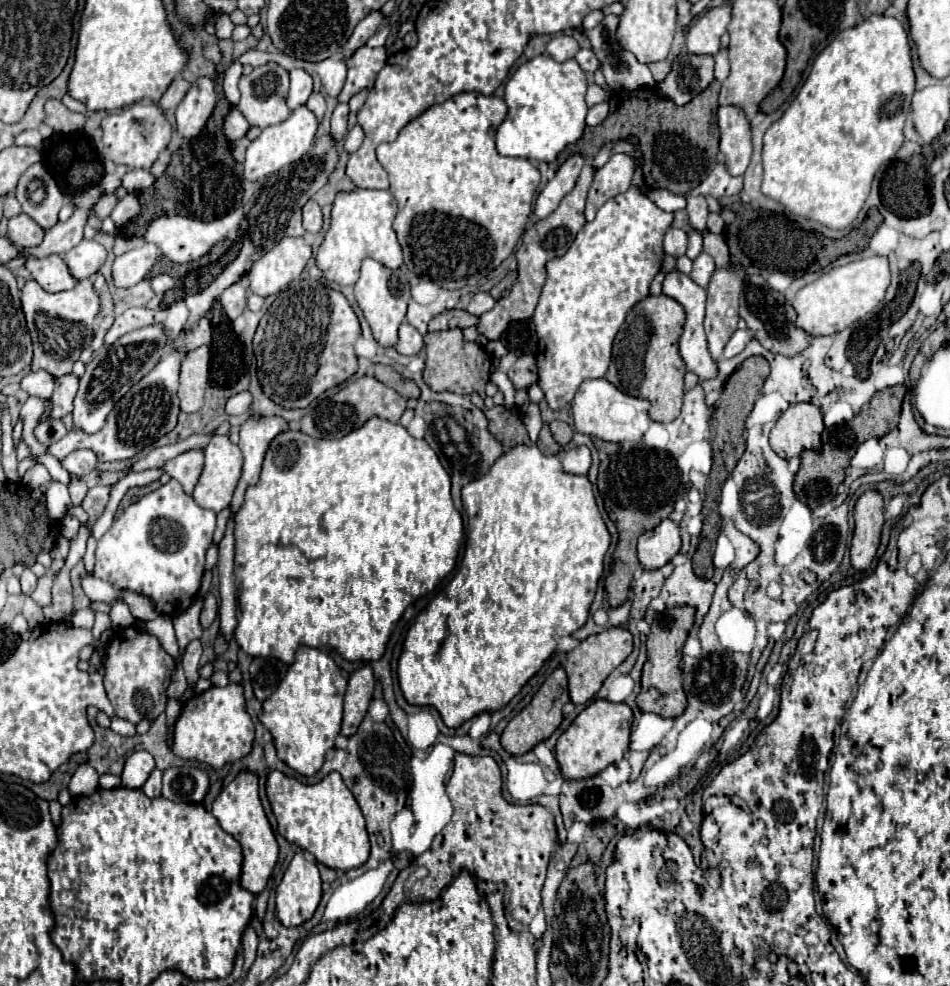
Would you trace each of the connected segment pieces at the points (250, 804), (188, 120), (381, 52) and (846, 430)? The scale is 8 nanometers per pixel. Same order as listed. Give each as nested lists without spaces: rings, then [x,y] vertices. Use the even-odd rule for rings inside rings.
[[[241,772],[227,788],[223,788],[223,792],[215,798],[213,806],[211,806],[211,814],[217,818],[219,826],[235,836],[235,840],[239,840],[241,844],[241,850],[243,850],[243,868],[241,868],[241,886],[253,894],[259,894],[273,868],[275,868],[275,862],[277,862],[277,856],[279,856],[279,846],[277,846],[277,840],[273,836],[273,830],[271,830],[271,824],[263,812],[263,806],[261,806],[261,800],[259,800],[259,780],[255,774],[251,772]]]
[[[199,76],[185,94],[185,98],[181,100],[181,104],[177,106],[175,118],[177,118],[179,134],[185,138],[197,136],[205,126],[207,118],[211,116],[215,102],[217,102],[217,94],[213,80],[209,76]]]
[[[361,46],[345,62],[349,72],[347,72],[347,82],[339,94],[339,102],[349,102],[349,98],[359,90],[371,88],[379,70],[387,64],[387,56],[385,48]]]
[[[891,386],[891,388],[879,390],[871,398],[871,406],[867,410],[863,408],[855,418],[851,418],[845,424],[823,430],[821,450],[801,452],[801,468],[795,474],[795,484],[793,484],[797,500],[807,504],[811,510],[825,504],[825,502],[831,502],[837,494],[839,484],[845,480],[845,468],[849,466],[849,460],[855,454],[857,446],[869,438],[885,436],[887,432],[891,432],[899,424],[901,404],[903,404],[905,392],[907,392],[905,386]]]

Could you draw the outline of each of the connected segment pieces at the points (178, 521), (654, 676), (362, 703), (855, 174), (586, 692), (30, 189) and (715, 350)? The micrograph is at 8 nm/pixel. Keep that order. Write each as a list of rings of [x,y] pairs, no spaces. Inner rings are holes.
[[[171,478],[171,482],[145,494],[115,518],[97,542],[93,576],[111,582],[115,588],[149,596],[157,612],[175,618],[191,606],[201,586],[205,554],[215,532],[215,518],[215,512],[199,508],[193,496],[183,492],[181,484]]]
[[[675,606],[655,614],[651,632],[647,634],[647,662],[641,674],[641,692],[637,694],[637,706],[643,712],[653,712],[663,718],[677,718],[687,706],[687,696],[681,684],[681,648],[695,622],[695,608]]]
[[[369,664],[361,666],[351,674],[345,692],[345,710],[343,710],[343,728],[341,728],[343,736],[353,736],[357,732],[373,698],[373,684],[375,678]]]
[[[873,14],[867,20],[863,20],[861,24],[847,28],[843,32],[837,34],[837,38],[815,58],[809,78],[805,80],[803,88],[799,90],[799,94],[795,96],[795,100],[789,104],[789,108],[785,110],[785,114],[775,120],[769,130],[765,132],[765,140],[763,140],[763,168],[765,168],[765,178],[761,184],[761,192],[769,198],[779,200],[789,212],[797,214],[797,216],[805,216],[811,220],[821,222],[827,228],[833,230],[843,230],[847,228],[859,214],[861,206],[865,204],[867,196],[869,196],[869,188],[873,182],[875,172],[881,168],[881,164],[885,160],[891,160],[891,150],[893,150],[893,158],[897,154],[897,150],[903,144],[903,126],[905,126],[905,118],[911,106],[911,96],[915,90],[915,72],[913,72],[913,58],[911,58],[911,46],[909,46],[909,38],[907,38],[907,30],[903,28],[903,24],[895,18],[895,16],[885,16],[885,14]]]
[[[609,628],[601,634],[593,634],[589,638],[585,638],[577,648],[573,648],[567,654],[567,662],[563,666],[567,672],[567,680],[569,680],[571,702],[587,704],[589,700],[593,700],[593,696],[601,688],[603,680],[631,654],[631,650],[633,650],[633,636],[627,628]]]
[[[41,162],[33,164],[19,180],[15,190],[23,212],[31,216],[43,230],[57,224],[57,214],[63,206],[63,194]]]
[[[717,270],[707,288],[707,316],[705,332],[713,360],[723,358],[723,348],[731,334],[737,330],[739,320],[739,294],[745,272]]]

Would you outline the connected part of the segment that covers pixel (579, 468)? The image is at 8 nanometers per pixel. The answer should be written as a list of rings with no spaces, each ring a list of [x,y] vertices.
[[[577,446],[563,454],[563,470],[567,474],[587,474],[589,466],[591,466],[591,452],[587,446]]]

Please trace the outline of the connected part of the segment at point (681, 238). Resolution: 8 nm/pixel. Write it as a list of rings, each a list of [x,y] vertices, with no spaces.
[[[669,228],[663,240],[663,248],[667,254],[671,254],[673,258],[679,258],[687,252],[687,232],[681,228]]]

